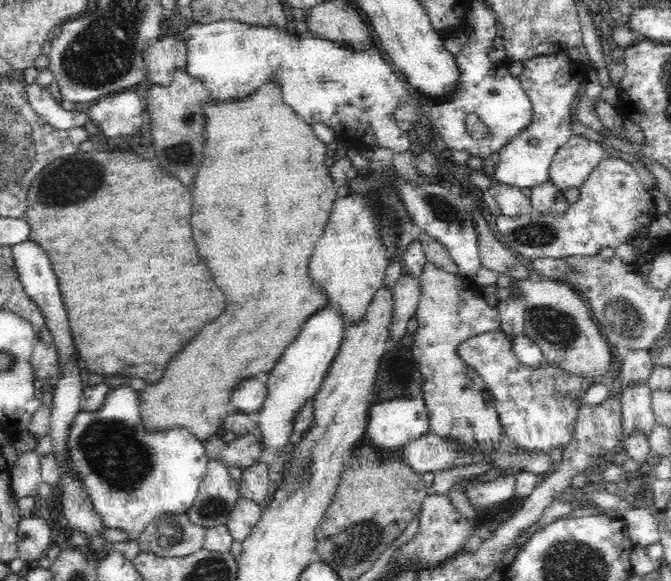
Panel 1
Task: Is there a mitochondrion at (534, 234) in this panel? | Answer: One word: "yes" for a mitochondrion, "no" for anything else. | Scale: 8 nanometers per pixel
yes

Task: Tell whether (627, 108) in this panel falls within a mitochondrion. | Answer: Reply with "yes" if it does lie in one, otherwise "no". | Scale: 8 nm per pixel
no

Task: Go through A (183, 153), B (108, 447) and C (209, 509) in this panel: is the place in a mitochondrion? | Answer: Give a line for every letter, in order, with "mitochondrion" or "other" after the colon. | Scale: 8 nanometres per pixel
A: mitochondrion
B: mitochondrion
C: mitochondrion

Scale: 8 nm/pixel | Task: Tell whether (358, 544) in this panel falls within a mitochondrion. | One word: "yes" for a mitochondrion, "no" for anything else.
yes

